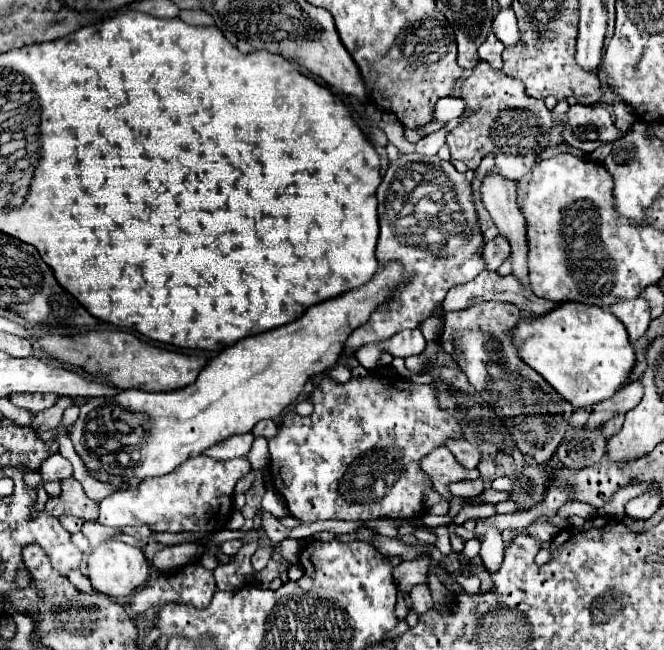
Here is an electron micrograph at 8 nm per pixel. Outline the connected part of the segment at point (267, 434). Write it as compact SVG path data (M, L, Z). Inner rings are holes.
M259 421L259 423L251 429L253 437L265 437L265 439L271 439L271 437L275 435L275 431L277 431L277 425L271 425L271 421Z

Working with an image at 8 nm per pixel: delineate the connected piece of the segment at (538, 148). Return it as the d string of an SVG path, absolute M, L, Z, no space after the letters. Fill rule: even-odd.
M479 61L461 87L461 99L467 101L465 109L471 115L447 137L451 161L463 161L469 169L477 169L483 155L495 153L495 171L519 181L531 169L535 157L551 145L553 113L543 101L527 97L521 81L507 77L503 71L493 71L489 63Z

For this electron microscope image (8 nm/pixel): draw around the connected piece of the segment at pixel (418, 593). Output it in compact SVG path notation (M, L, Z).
M423 583L423 585L415 585L413 591L409 593L411 601L413 601L413 611L417 615L423 615L427 613L431 607L433 607L433 599L431 599L431 591L429 587Z

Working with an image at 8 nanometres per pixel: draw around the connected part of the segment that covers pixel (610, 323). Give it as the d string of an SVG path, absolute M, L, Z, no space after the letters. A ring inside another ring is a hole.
M565 301L559 305L559 309L551 309L551 313L545 313L543 317L535 317L535 321L519 321L509 335L513 345L517 347L519 357L531 369L543 375L545 381L557 393L563 393L563 399L567 399L573 407L595 405L599 401L611 399L627 383L627 377L635 365L635 351L633 345L629 343L629 335L623 323L615 319L611 311L601 307Z

